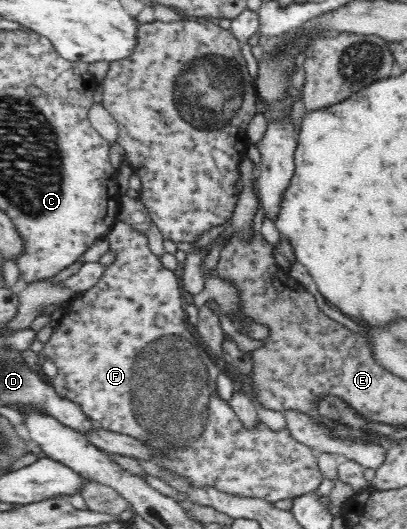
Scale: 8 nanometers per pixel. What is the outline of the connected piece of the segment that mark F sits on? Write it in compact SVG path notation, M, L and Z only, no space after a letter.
M117 220L107 237L110 249L116 252L116 260L106 267L106 272L98 284L94 285L91 290L81 292L82 294L78 293L78 296L72 300L72 304L65 308L66 315L64 315L62 324L53 330L50 340L42 351L42 354L54 362L59 370L56 378L50 379L50 384L54 387L68 388L65 398L77 403L84 415L90 417L95 425L142 441L151 450L157 465L166 472L171 472L172 475L188 481L188 485L192 489L194 487L212 487L212 489L232 495L232 497L262 499L271 503L288 499L292 501L306 493L315 492L325 478L318 467L317 452L314 448L298 442L290 434L287 426L274 430L258 418L256 424L249 428L238 418L232 406L229 406L229 402L220 398L220 394L217 393L217 376L223 373L222 362L205 350L204 346L201 346L200 338L194 338L192 332L187 330L185 302L180 295L180 284L178 284L176 274L172 270L162 267L159 258L150 251L146 235L136 231L136 228L131 227L128 223Z

